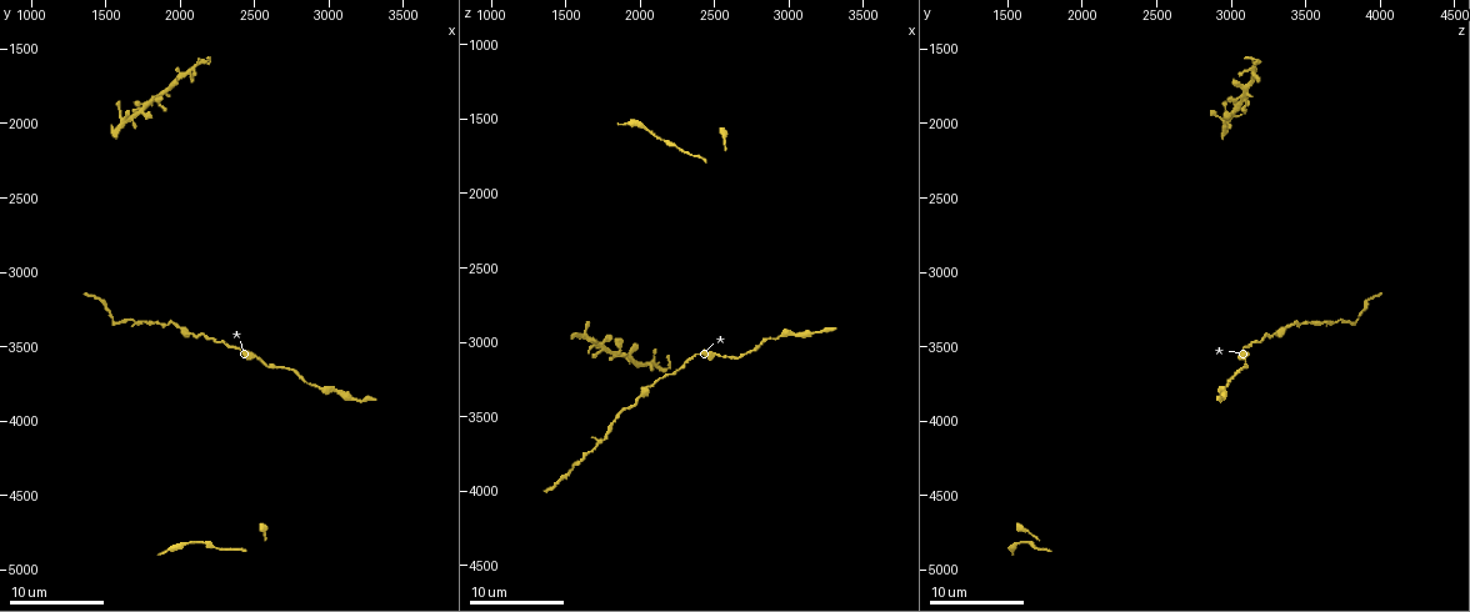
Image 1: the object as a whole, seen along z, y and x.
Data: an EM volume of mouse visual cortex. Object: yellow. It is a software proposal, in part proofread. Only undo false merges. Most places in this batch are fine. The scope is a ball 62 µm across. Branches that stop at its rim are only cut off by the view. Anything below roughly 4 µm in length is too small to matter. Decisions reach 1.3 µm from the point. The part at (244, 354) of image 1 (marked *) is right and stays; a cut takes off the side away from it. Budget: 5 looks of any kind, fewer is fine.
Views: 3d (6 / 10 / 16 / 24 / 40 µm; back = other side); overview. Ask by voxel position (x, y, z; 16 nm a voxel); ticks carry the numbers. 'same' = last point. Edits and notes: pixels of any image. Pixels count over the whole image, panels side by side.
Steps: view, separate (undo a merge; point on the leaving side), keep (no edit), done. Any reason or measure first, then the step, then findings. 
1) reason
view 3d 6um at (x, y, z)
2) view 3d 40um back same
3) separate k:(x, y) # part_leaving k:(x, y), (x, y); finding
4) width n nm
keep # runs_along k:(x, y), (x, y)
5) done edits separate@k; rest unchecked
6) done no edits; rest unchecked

calibre changes
view 3d 10um at (1560, 2060, 2940)

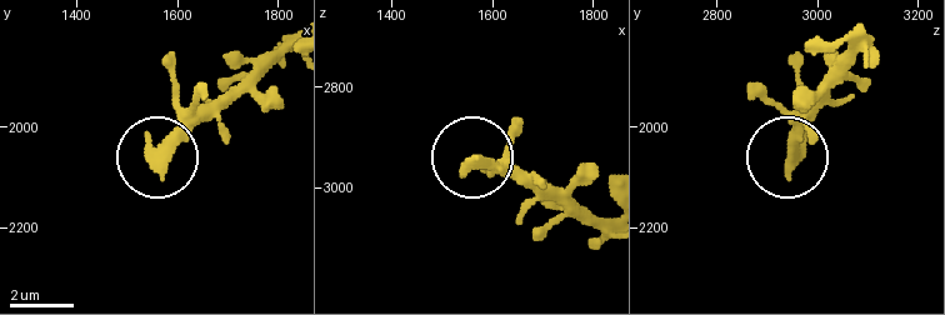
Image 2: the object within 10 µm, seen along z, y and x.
width 350 nm
keep # one neuron here

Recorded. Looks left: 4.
view 3d 10um at (1940, 3320, 3420)

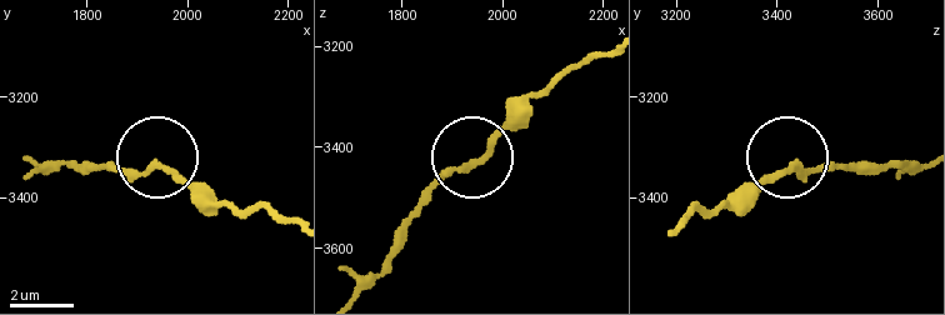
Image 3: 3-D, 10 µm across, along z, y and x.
keep # runs_along 3:(678, 225), (703, 209), (743, 205), (789, 163), (845, 168); one neuron here

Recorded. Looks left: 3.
view 3d 16um at (2980, 3820, 2920)

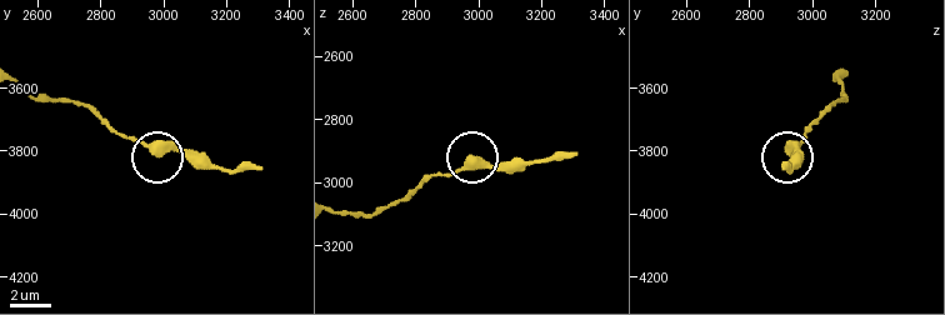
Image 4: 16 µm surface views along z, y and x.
width 390 nm
keep # runs_along 4:(24, 88), (39, 98), (85, 105), (155, 156), (204, 153); one neuron here

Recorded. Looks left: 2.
done no edits; rest unchecked

